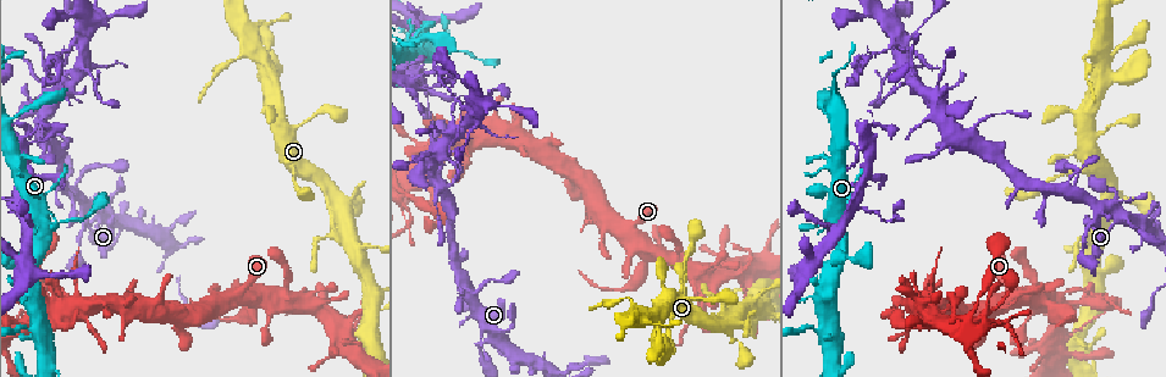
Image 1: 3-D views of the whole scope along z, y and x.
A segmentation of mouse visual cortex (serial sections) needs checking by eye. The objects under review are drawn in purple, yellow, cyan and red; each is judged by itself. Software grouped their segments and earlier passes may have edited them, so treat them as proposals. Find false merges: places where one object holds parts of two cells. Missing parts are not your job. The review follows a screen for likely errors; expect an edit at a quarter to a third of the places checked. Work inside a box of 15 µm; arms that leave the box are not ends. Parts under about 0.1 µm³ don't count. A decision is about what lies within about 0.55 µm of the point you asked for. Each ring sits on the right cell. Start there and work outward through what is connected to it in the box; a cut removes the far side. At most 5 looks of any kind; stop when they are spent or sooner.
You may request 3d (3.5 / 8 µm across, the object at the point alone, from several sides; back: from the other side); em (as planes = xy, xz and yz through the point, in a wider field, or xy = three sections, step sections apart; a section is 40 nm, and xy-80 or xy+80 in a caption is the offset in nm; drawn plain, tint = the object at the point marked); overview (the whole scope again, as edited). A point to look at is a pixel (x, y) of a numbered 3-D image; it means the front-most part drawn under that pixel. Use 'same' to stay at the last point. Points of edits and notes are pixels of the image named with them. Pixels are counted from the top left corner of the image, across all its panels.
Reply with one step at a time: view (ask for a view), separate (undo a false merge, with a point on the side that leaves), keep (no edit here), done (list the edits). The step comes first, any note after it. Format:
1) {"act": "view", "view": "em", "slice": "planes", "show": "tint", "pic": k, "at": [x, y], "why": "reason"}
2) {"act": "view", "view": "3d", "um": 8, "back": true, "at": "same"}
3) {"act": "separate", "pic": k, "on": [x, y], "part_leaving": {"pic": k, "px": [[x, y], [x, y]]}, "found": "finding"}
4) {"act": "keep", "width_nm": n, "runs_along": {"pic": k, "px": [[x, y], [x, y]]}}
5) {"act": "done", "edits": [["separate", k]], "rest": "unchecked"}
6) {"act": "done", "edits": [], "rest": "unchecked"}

{"act": "view", "view": "3d", "um": 3.5, "pic": 1, "at": [757, 299], "why": "calibre changes"}

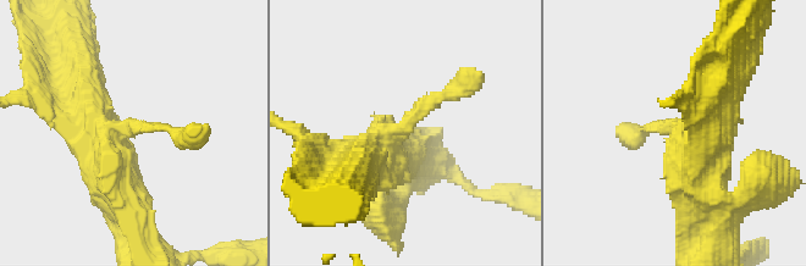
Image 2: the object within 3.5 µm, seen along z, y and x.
{"act": "view", "view": "em", "slice": "xy", "step": 5, "show": "tint", "pic": 2, "at": [674, 126]}

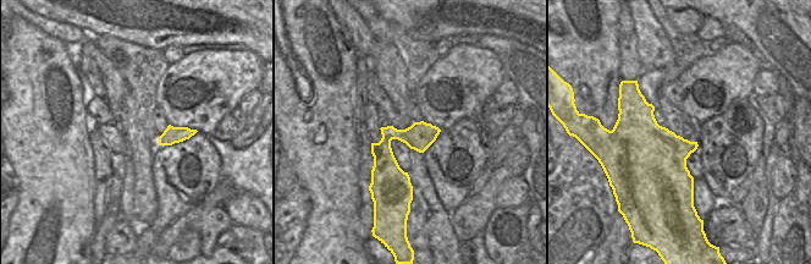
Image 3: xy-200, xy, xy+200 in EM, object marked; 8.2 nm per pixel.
{"act": "keep", "arm_widths_nm": [150, 600], "runs_along": {"pic": 2, "px": [[360, 162], [424, 103], [469, 81]]}, "found": "all the same cell"}

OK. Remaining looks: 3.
{"act": "view", "view": "3d", "um": 3.5, "pic": 1, "at": [492, 337], "why": "calibre changes"}

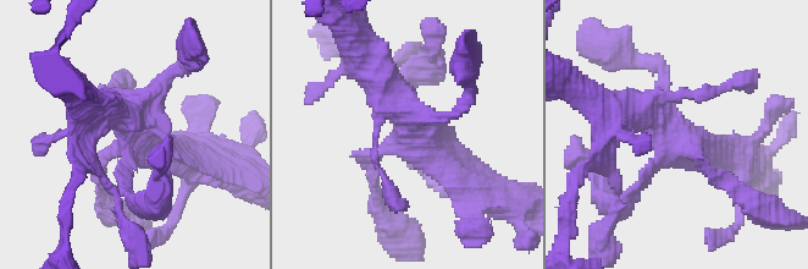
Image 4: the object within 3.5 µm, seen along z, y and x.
{"act": "view", "view": "em", "slice": "xy", "step": 5, "show": "tint", "pic": 4, "at": [128, 144]}

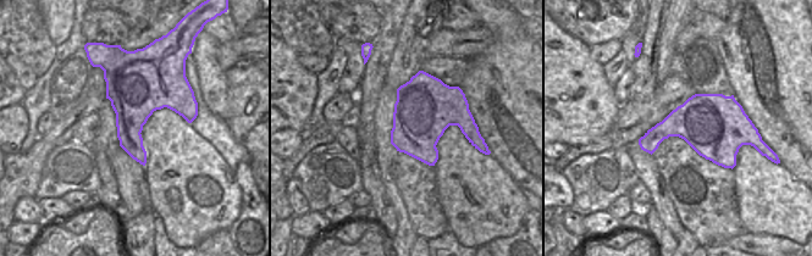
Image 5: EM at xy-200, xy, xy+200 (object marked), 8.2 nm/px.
{"act": "keep", "width_nm": 500, "runs_along": {"pic": 4, "px": [[407, 75], [403, 127], [463, 181]]}, "found": "one cell here"}

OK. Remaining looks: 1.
{"act": "done", "edits": [], "rest": "unchecked"}

